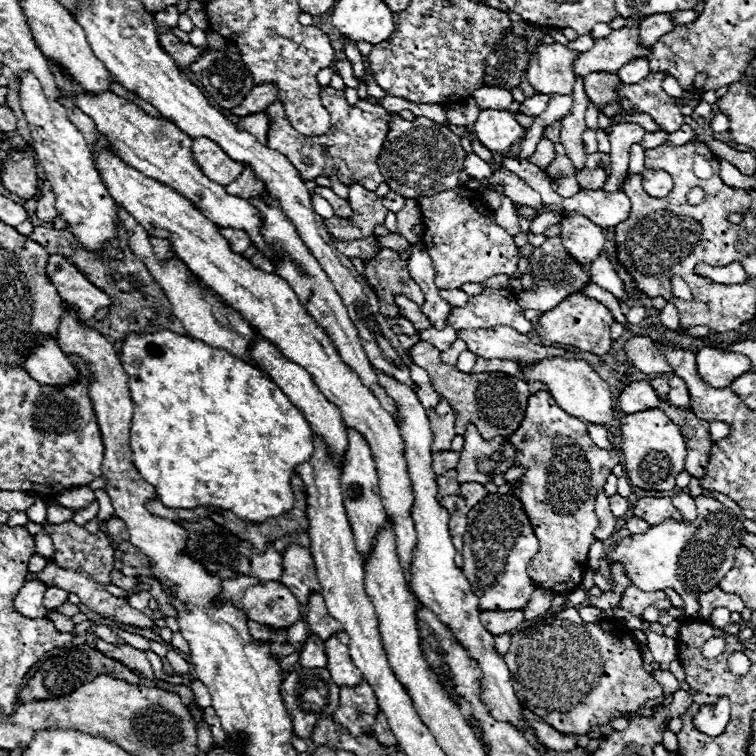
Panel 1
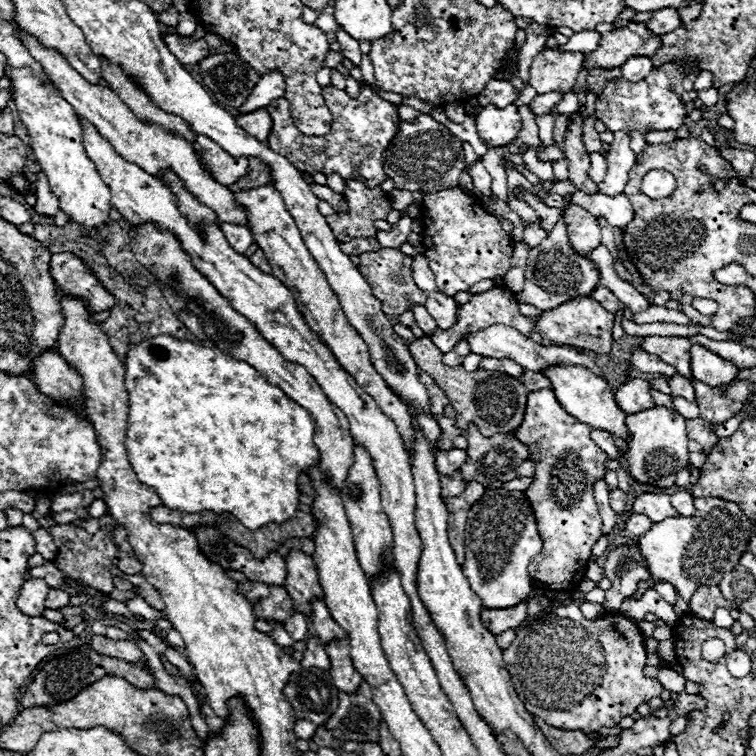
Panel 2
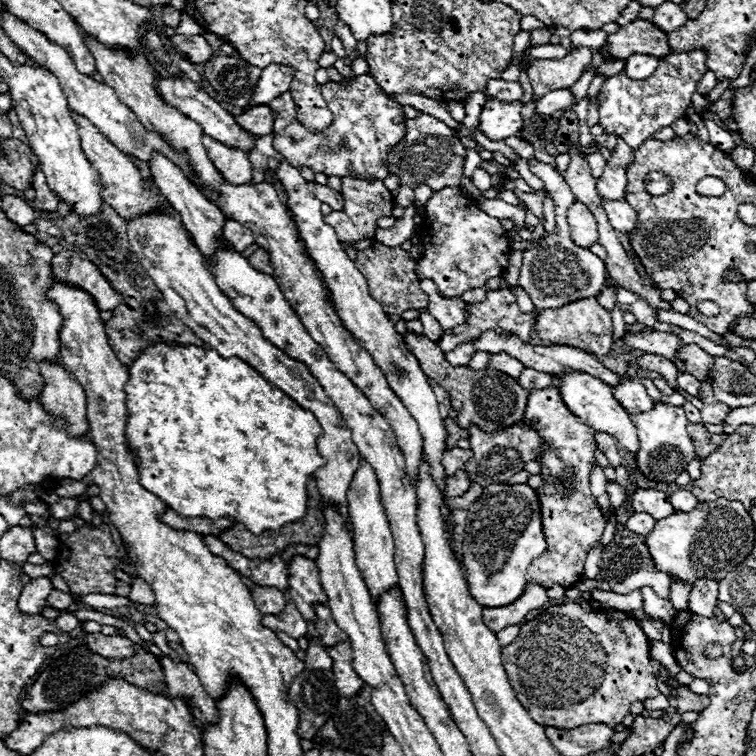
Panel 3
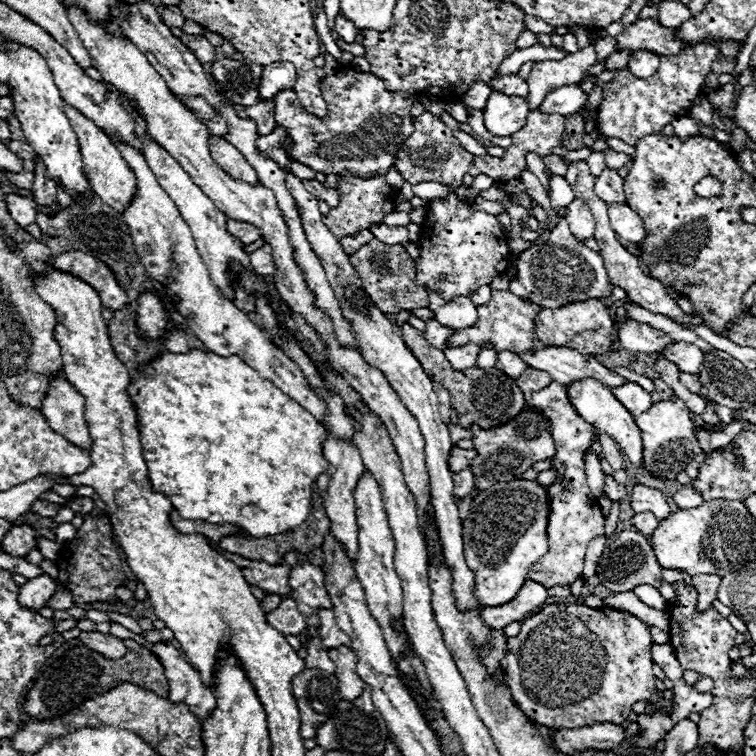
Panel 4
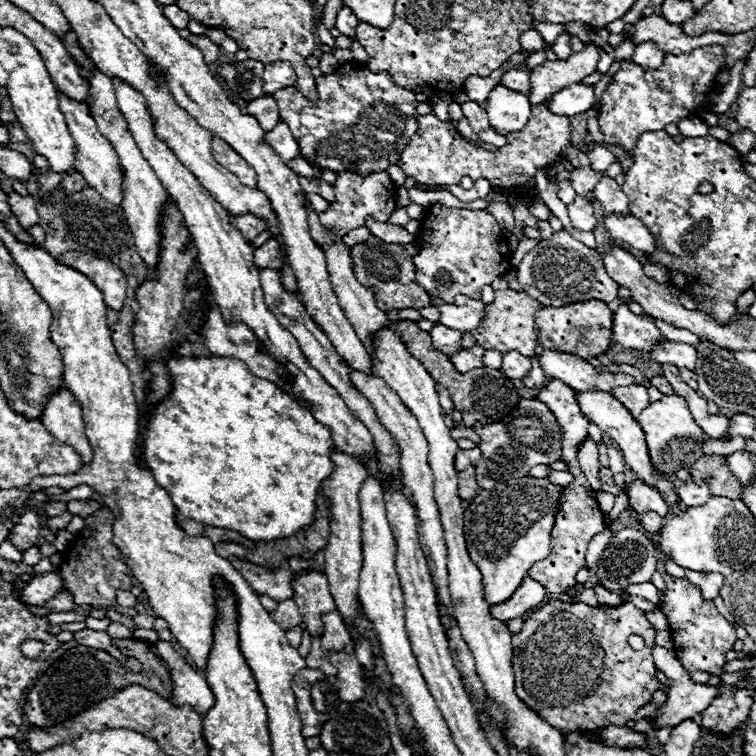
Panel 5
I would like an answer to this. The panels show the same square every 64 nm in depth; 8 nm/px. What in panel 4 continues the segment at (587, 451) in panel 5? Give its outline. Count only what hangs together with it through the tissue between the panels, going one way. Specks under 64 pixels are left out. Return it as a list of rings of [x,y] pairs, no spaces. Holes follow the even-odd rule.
[[[588,448],[584,460],[586,460],[586,478],[588,478],[588,486],[590,486],[592,494],[594,494],[596,498],[600,498],[600,496],[604,496],[604,472],[602,472],[600,460],[598,460],[598,456],[594,454],[592,448]]]

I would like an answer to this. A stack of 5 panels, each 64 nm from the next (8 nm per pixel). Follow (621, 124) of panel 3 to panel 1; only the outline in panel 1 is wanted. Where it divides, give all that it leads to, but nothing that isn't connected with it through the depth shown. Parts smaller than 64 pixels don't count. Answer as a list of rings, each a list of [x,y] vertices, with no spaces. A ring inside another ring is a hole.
[[[652,72],[640,84],[618,84],[616,88],[618,98],[598,108],[598,112],[608,116],[610,120],[616,114],[628,116],[628,112],[624,112],[620,106],[620,102],[626,98],[636,108],[636,114],[648,114],[658,124],[660,130],[666,132],[680,130],[680,126],[684,124],[682,122],[684,114],[682,108],[676,104],[676,100],[662,90],[662,80],[666,76],[668,76],[666,72]],[[640,144],[632,146],[632,154],[630,154],[630,174],[638,174],[644,172],[644,148]]]

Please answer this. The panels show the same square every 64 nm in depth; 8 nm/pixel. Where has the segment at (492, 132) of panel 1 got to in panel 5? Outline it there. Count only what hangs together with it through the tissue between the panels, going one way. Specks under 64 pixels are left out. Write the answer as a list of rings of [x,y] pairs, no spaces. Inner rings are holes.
[[[498,84],[490,92],[484,106],[492,128],[500,134],[522,130],[530,120],[530,108],[532,104],[528,96],[524,96],[522,92],[512,92],[502,84]]]

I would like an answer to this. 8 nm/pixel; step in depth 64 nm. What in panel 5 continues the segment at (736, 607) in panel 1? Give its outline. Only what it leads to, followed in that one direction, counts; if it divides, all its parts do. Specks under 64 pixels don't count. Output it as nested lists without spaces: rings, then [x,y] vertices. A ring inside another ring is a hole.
[[[684,570],[686,572],[686,578],[692,583],[696,584],[698,588],[702,588],[702,594],[704,598],[716,598],[722,584],[724,584],[724,576],[722,574],[700,574],[700,572],[694,572],[694,570]]]

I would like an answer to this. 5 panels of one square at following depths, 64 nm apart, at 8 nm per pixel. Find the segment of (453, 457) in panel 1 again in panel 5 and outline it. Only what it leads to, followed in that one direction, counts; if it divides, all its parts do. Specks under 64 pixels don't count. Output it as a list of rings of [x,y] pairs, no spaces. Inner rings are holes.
[[[478,446],[472,448],[472,450],[460,450],[460,452],[456,454],[456,470],[462,472],[464,468],[474,466],[474,464],[480,460],[480,456],[482,456],[482,452],[480,452]]]

